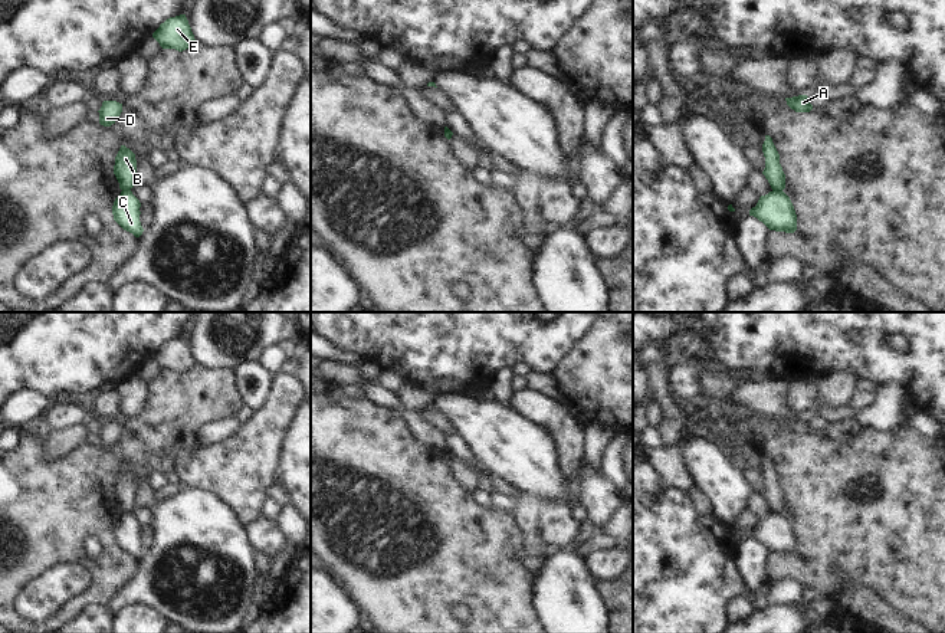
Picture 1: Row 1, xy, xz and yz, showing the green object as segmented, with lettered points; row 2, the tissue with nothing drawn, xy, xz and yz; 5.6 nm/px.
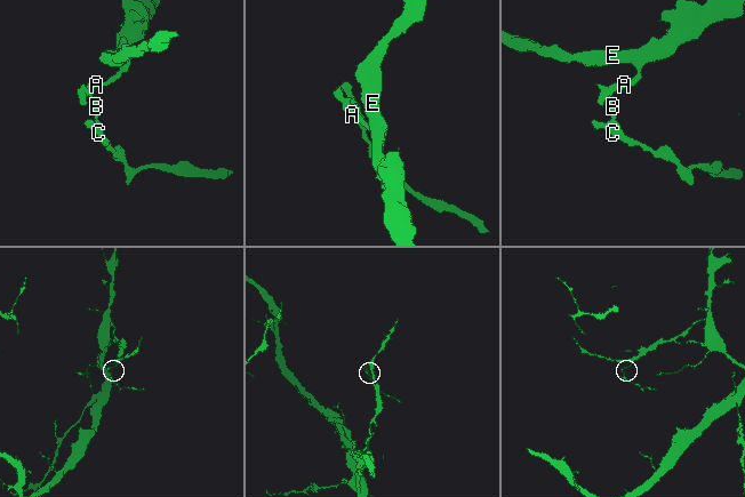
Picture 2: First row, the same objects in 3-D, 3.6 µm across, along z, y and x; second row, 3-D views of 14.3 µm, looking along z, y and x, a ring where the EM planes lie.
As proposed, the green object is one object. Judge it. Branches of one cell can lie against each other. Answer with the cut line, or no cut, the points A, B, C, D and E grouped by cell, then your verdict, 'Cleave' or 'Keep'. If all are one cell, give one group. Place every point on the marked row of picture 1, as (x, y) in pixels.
Split along yz (773, 189), (781, 192). Groups: A B D E / C. Cleave

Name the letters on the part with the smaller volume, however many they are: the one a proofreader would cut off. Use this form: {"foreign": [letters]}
{"foreign": ["C"]}

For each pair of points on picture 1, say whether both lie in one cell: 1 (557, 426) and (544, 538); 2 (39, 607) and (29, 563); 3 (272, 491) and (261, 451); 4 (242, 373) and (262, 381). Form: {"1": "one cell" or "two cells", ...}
{"1": "one cell", "2": "two cells", "3": "two cells", "4": "one cell"}

